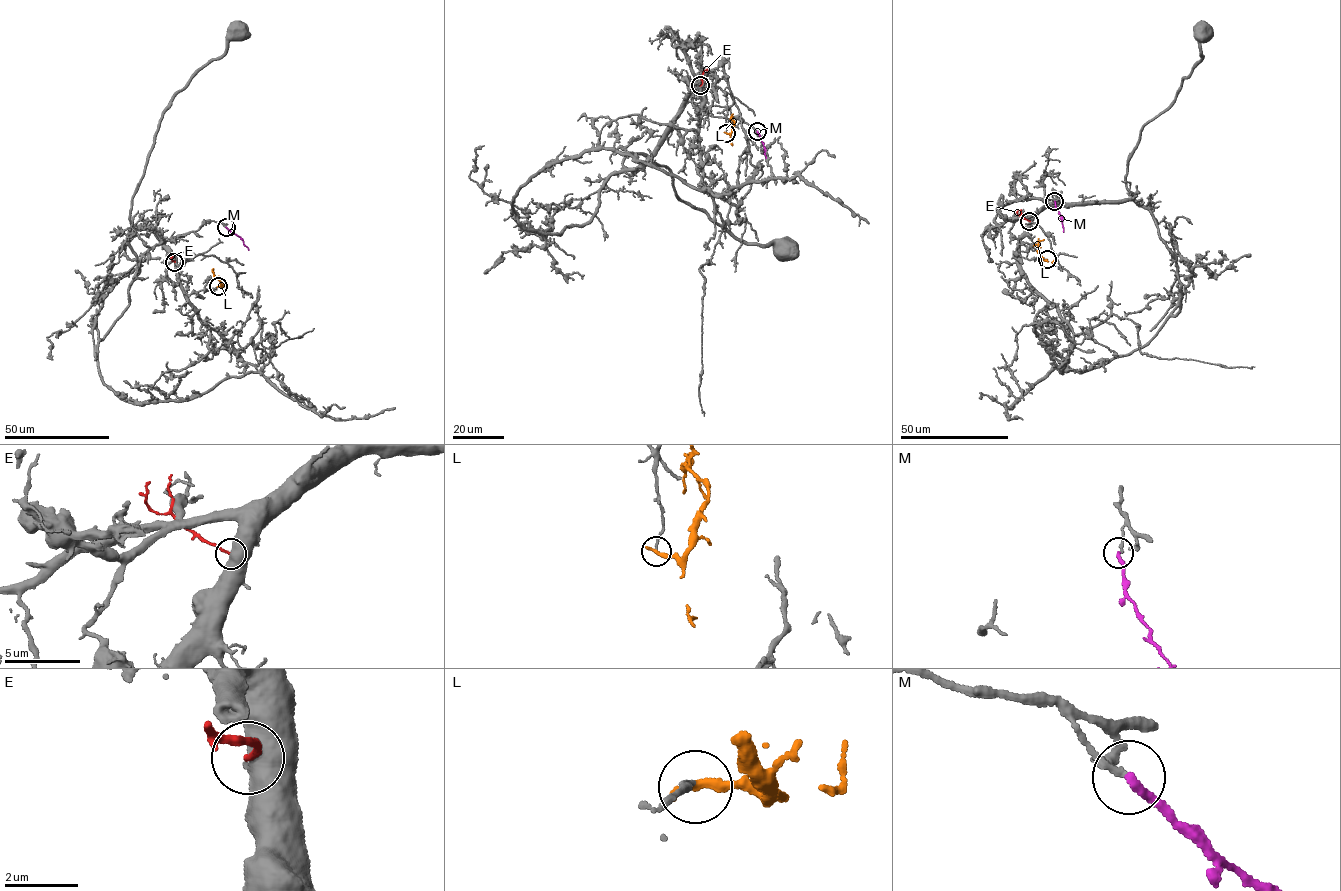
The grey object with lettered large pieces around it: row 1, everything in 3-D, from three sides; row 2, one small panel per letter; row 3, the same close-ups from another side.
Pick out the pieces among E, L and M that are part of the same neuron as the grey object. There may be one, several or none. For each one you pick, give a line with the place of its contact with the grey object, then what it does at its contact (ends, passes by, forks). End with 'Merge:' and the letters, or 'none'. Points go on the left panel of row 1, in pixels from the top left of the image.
Merge: none

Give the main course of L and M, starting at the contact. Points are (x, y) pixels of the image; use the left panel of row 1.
L: (218, 286), (222, 287), (213, 268)
M: (225, 227), (241, 238), (249, 250)

